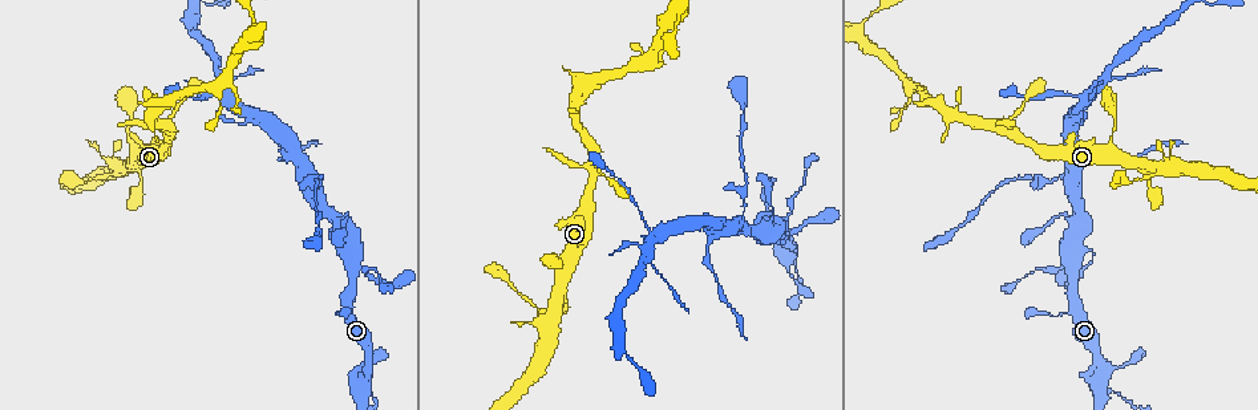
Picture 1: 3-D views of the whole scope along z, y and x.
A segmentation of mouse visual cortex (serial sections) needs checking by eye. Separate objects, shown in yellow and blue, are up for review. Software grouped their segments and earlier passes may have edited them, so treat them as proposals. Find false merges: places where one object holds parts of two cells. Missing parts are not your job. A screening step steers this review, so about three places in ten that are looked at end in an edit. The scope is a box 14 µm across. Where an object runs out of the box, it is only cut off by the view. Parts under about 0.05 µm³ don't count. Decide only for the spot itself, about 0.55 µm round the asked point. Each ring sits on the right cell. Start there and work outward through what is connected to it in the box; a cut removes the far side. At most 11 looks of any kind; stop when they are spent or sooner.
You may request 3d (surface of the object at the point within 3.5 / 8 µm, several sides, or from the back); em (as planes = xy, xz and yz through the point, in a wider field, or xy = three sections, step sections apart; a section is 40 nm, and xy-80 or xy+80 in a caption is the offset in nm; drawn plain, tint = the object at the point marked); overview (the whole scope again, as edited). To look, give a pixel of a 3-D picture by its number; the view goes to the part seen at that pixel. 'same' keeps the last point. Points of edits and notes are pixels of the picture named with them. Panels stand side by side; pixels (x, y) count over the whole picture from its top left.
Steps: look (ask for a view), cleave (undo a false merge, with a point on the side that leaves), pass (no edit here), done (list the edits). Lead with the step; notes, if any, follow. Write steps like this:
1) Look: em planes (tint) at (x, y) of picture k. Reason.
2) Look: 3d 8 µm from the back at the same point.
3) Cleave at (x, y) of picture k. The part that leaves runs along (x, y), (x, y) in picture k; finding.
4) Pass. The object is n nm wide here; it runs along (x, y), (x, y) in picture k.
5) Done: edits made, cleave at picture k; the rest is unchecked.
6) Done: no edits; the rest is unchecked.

Look: 3d 3.5 µm at (777, 222) of picture 1. Thick turns thin.

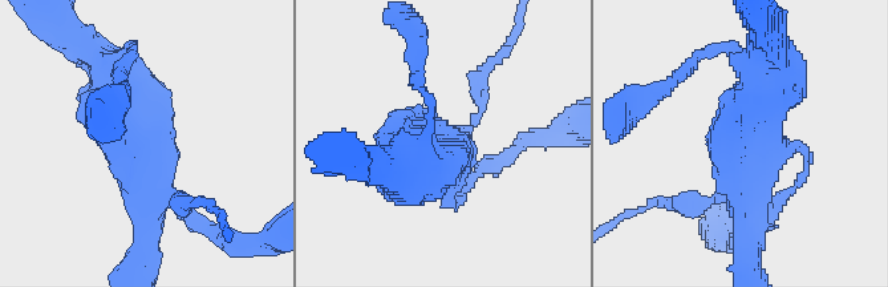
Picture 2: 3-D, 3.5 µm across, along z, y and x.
Look: em xy step 1 (tint) at (142, 161) of picture 2.

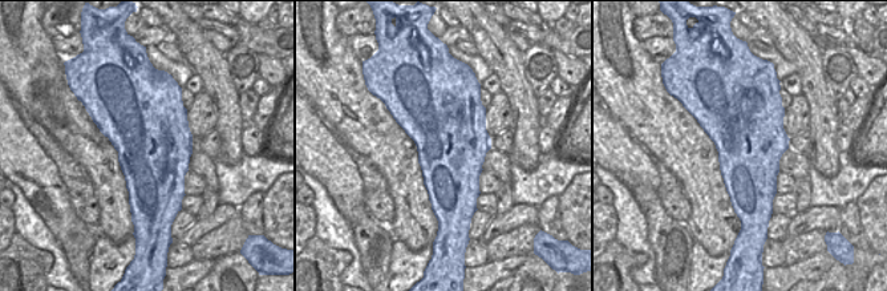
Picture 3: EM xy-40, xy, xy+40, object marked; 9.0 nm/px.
Pass. It runs along (149, 223), (145, 142), (105, 61) in picture 2; all the same cell.

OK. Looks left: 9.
Look: 3d 3.5 µm at (280, 160) of picture 1. Calibre changes.

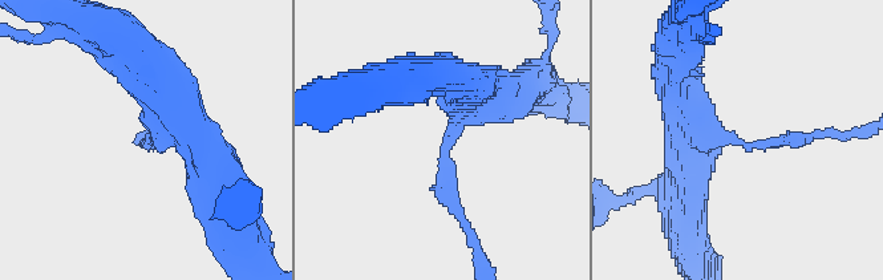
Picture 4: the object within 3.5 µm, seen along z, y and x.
Look: em xy step 1 (tint) at (447, 151) of picture 4. The arms are 150, 450 nm wide.

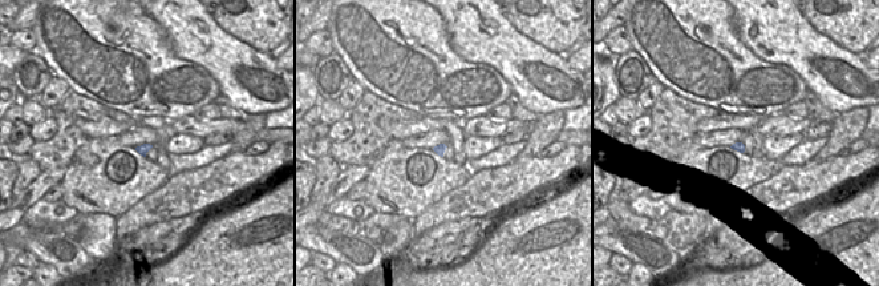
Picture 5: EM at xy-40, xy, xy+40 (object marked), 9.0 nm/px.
Look: em xy step 3 (tint) at the same point.

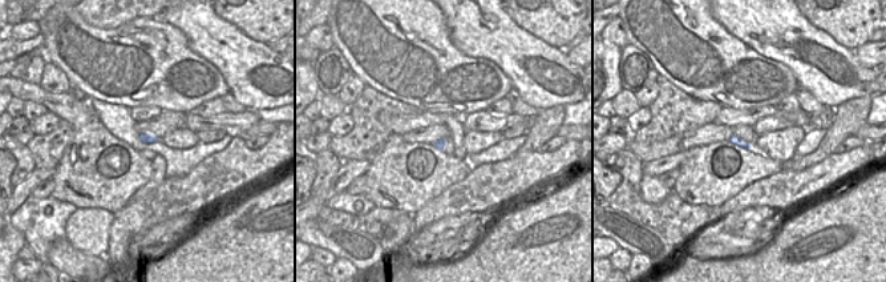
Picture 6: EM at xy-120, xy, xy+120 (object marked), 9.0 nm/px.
Cleave at (450, 191) of picture 4. The part that leaves runs along (446, 151), (446, 197), (480, 260) in picture 4; a second cell is stuck on.

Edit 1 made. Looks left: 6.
Look: 3d 3.5 µm at (167, 132) of picture 1. Looks like a crossing.

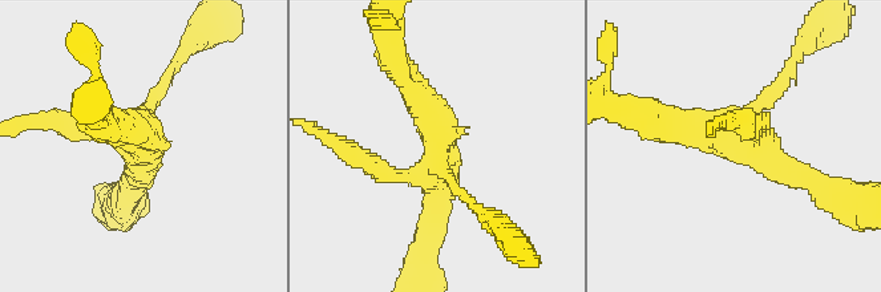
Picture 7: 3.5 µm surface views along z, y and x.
Look: em planes (tint) at (738, 143) of picture 7. 4 arms meet here; the arms are 150, 200, 350, 350 nm wide.

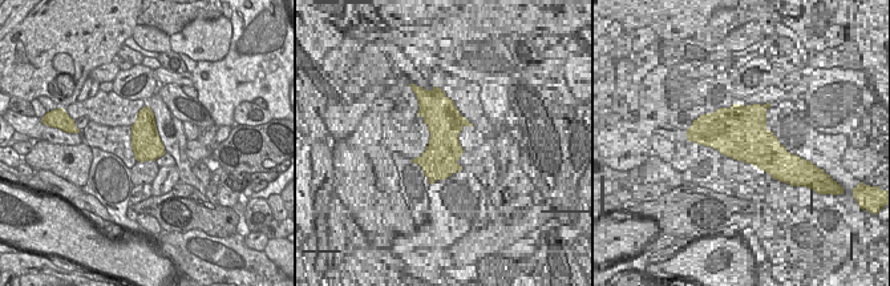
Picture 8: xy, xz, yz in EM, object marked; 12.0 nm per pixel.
Look: em xy step 1 (tint) at the same point.

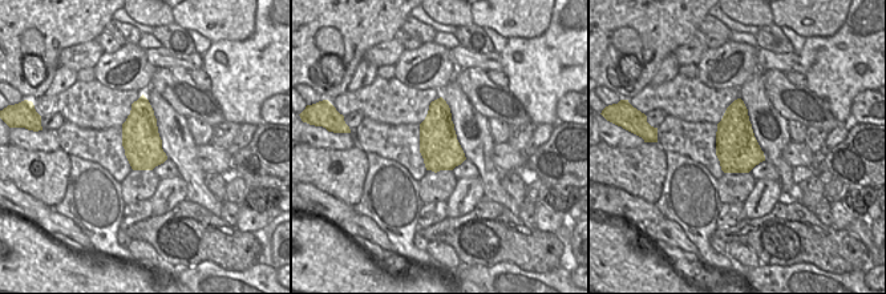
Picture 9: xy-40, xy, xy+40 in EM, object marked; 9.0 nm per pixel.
Pass. It runs along (813, 179), (711, 130), (663, 126) in picture 7; continuous, no second cell.

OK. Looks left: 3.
Look: 3d 3.5 µm at (230, 103) of picture 1. Branch point.

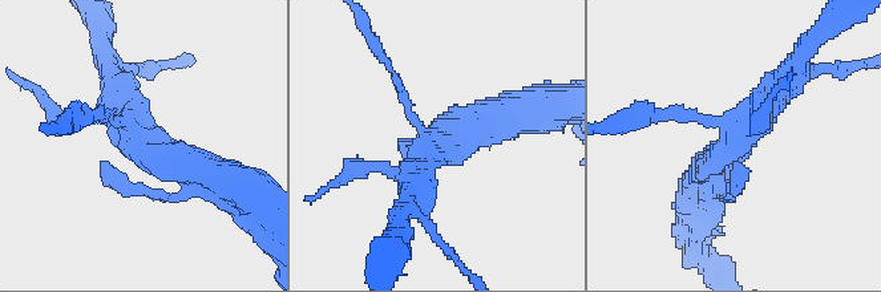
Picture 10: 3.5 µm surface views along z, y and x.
Look: em xy step 5 (tint) at (742, 135) of picture 10. Shape alone is not enough.

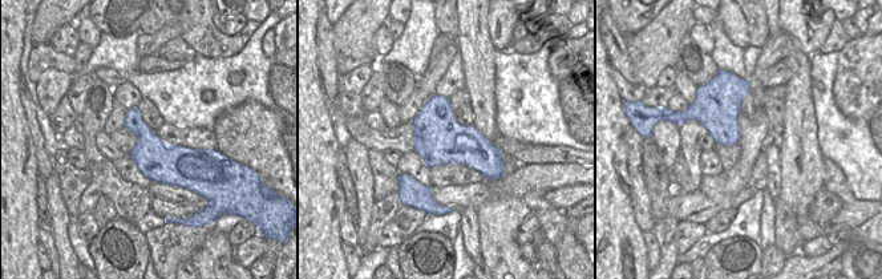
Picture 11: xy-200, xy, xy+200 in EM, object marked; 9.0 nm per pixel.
Pass. It runs along (207, 173), (126, 128), (109, 67) in picture 10; one cell here.

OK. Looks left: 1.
Done: edits made, cleave at picture 4; the rest is unchecked.

